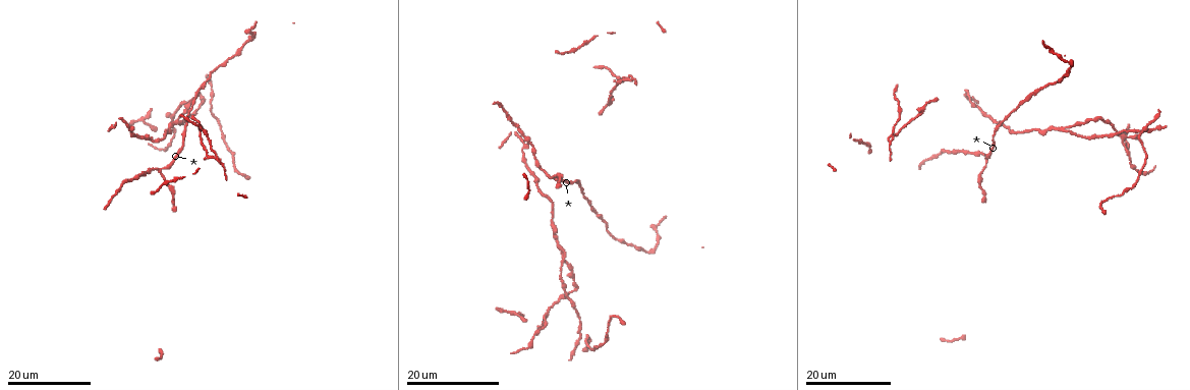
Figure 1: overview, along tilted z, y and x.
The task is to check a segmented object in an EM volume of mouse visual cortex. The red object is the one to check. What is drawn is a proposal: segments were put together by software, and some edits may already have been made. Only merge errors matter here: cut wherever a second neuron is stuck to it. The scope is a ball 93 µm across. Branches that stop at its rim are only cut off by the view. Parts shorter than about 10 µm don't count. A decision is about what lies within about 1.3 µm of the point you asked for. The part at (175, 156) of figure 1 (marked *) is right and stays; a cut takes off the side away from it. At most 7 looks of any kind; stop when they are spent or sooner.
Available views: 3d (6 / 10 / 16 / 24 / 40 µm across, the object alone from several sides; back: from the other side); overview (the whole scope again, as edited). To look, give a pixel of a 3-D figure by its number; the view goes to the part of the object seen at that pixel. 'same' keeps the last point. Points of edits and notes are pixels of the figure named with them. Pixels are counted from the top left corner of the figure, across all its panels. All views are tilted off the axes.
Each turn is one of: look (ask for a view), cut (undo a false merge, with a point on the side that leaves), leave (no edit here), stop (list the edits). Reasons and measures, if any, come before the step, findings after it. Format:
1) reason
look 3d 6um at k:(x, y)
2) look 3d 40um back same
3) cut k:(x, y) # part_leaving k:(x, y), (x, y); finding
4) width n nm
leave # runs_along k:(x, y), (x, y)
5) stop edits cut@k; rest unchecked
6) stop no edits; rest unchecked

arms part here
look 3d 16um at 1:(561, 252)

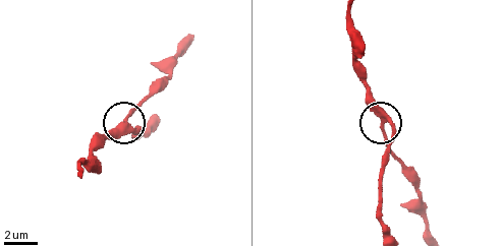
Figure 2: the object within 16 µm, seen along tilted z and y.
look 3d 6um at 2:(386, 118)

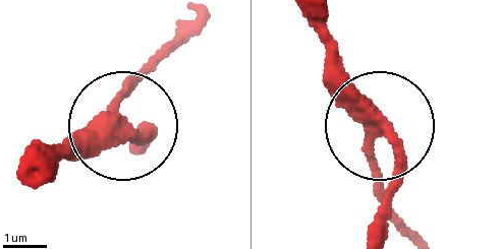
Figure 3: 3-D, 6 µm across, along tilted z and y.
leave # one neuron here

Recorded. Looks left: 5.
side arm on a straight run
look 3d 24um at 1:(157, 170)

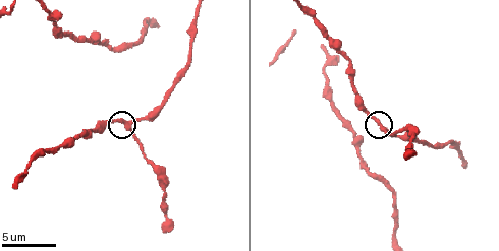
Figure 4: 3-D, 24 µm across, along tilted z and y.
look 3d 6um at 4:(383, 129)

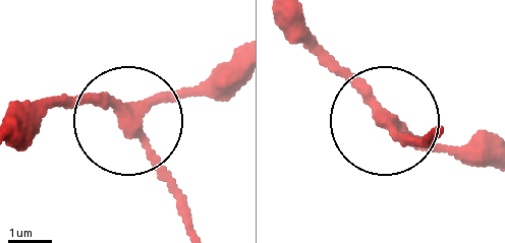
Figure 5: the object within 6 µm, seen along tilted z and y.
width 230 nm
leave # runs_along 5:(238, 50), (203, 82), (134, 111), (133, 134), (177, 204); one neuron here

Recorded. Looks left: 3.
thick turns thin
look 3d 24um at 1:(611, 101)

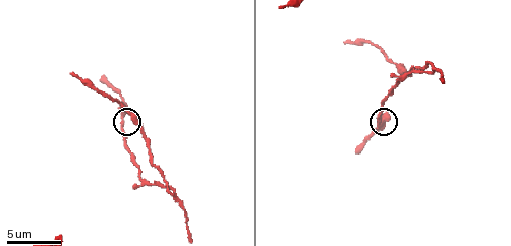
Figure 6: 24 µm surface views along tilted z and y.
look 3d 10um at 6:(380, 121)

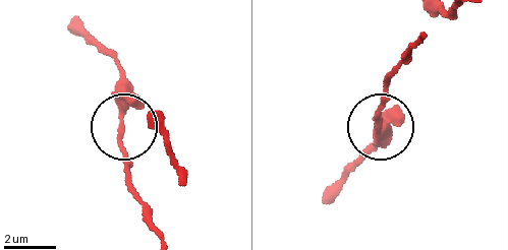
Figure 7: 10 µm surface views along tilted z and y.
width 310 nm
leave # one neuron here

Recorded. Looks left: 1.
stop no edits; rest unchecked

